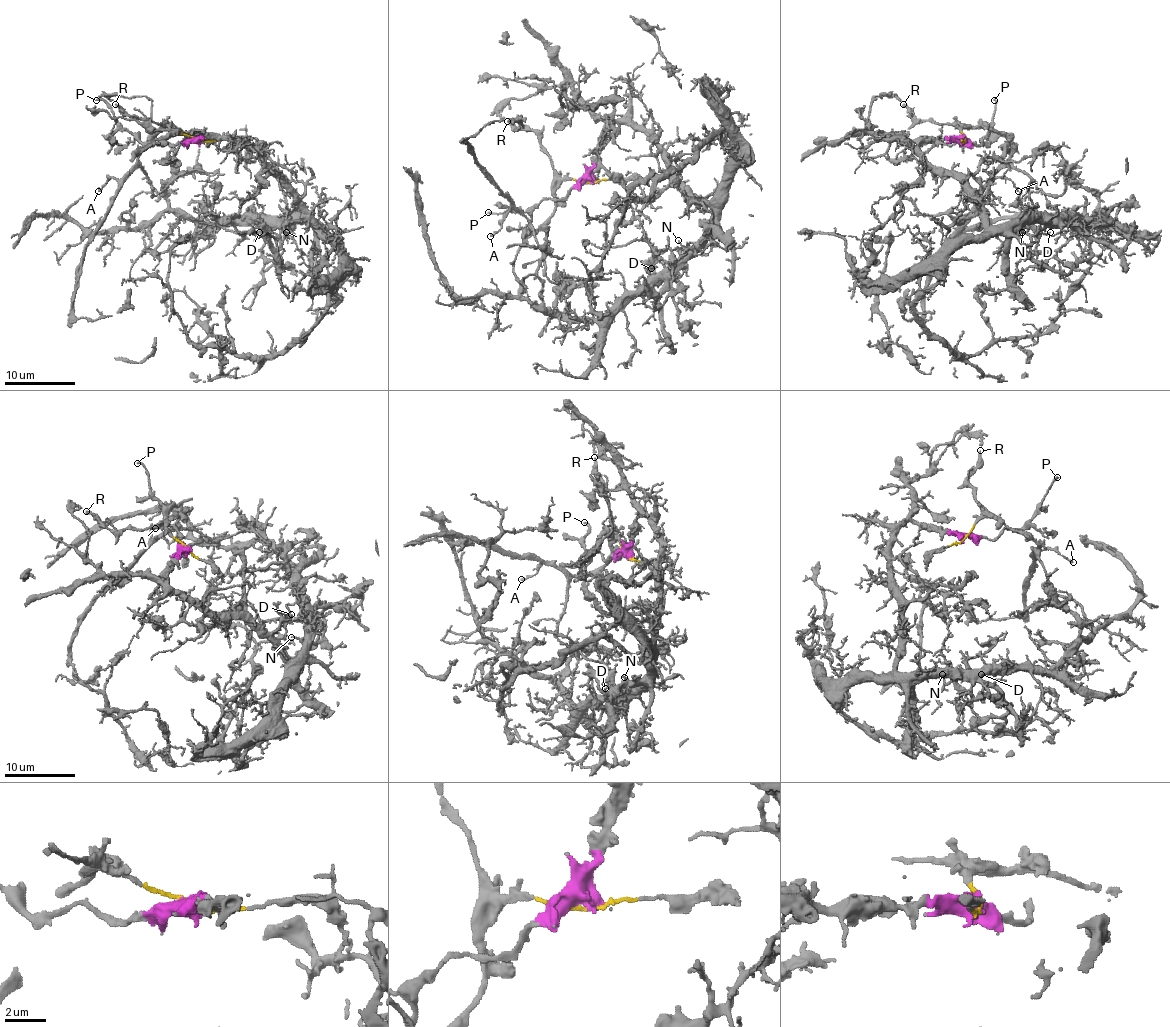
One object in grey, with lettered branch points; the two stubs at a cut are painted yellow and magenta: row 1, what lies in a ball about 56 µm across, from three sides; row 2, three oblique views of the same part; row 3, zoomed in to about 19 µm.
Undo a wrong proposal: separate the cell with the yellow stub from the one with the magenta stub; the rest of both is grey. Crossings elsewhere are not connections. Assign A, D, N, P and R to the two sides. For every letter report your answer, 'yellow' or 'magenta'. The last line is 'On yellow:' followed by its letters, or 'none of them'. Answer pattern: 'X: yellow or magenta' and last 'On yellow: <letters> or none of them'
A: yellow
D: magenta
N: magenta
P: magenta
R: yellow
On yellow: A, R

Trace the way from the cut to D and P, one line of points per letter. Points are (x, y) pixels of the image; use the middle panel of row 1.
D: (589, 181), (602, 129), (630, 122), (712, 209), (706, 234), (690, 250), (651, 268)
P: (589, 181), (580, 181), (564, 199), (546, 199), (502, 213), (488, 211)

